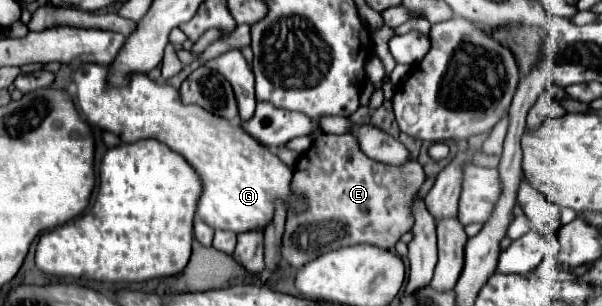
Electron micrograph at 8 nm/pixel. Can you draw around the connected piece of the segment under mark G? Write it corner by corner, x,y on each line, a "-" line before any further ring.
84,64
80,72
74,74
74,84
78,86
78,106
86,120
92,126
102,130
110,130
122,138
122,142
138,142
146,138
154,138
166,144
170,150
184,156
190,166
200,174
204,184
204,194
198,204
198,218
204,220
214,230
230,230
234,234
264,230
274,218
276,200
280,200
286,212
304,212
308,208
308,200
292,188
292,168
286,166
270,148
254,140
238,122
228,122
220,116
214,116
198,106
182,106
178,90
170,84
156,84
146,74
134,74
130,84
124,88
108,88
108,68
96,64

